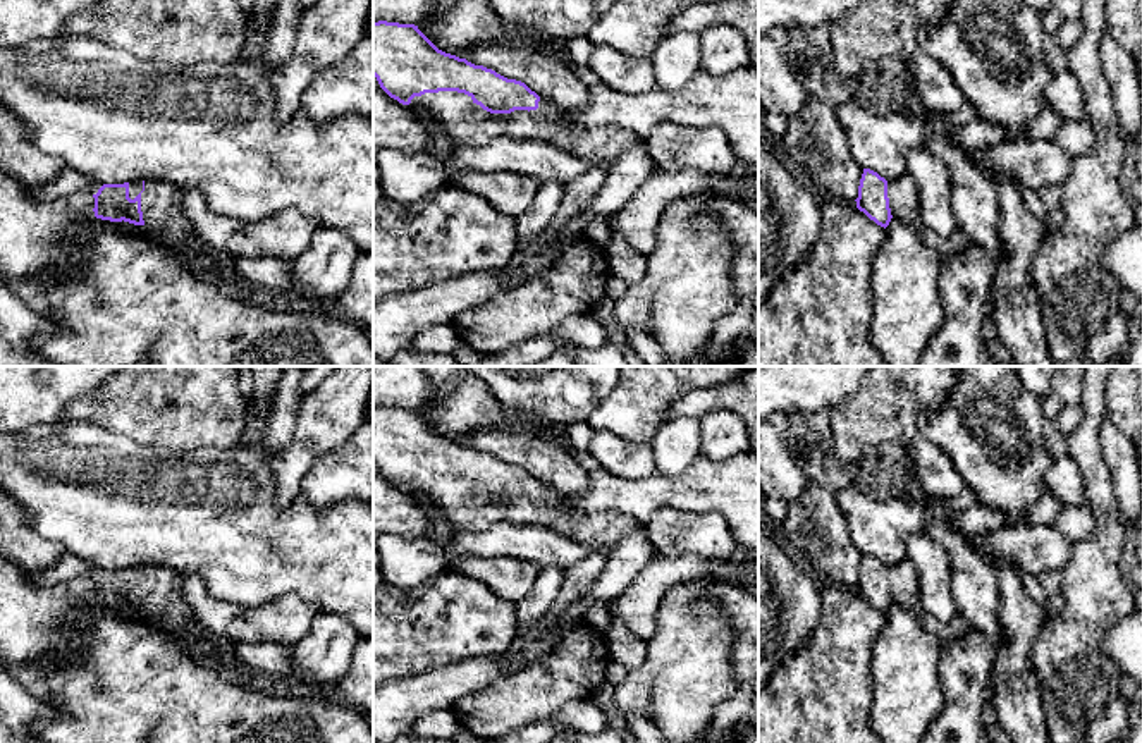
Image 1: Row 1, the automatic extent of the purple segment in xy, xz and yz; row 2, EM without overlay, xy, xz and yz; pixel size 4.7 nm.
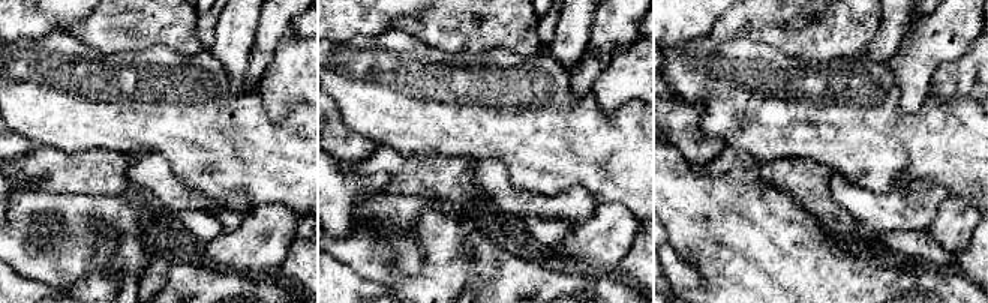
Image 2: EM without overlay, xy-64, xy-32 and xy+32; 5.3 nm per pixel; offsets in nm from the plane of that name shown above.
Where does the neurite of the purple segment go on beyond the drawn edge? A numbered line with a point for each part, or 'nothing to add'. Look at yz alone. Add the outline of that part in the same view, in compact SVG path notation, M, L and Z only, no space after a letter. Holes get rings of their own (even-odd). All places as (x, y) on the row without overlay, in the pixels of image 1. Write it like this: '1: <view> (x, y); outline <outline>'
1: yz (903, 585); outline M906 557L894 566L887 566L887 583L894 604L910 611L941 645L958 640L972 629L972 624L961 616L956 616L949 623L941 623L924 612L917 571Z

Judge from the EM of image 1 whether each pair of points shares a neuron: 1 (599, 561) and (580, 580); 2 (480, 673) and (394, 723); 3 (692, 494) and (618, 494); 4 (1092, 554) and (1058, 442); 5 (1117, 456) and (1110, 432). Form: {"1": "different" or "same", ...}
{"1": "same", "2": "same", "3": "same", "4": "different", "5": "same"}

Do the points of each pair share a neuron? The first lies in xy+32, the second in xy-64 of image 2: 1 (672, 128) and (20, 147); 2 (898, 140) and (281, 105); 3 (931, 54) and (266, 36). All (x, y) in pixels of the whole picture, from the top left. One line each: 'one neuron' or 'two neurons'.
1: one neuron
2: two neurons
3: one neuron

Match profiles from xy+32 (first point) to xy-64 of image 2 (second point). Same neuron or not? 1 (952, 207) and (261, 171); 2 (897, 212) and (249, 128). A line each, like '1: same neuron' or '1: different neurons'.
1: different neurons
2: different neurons

